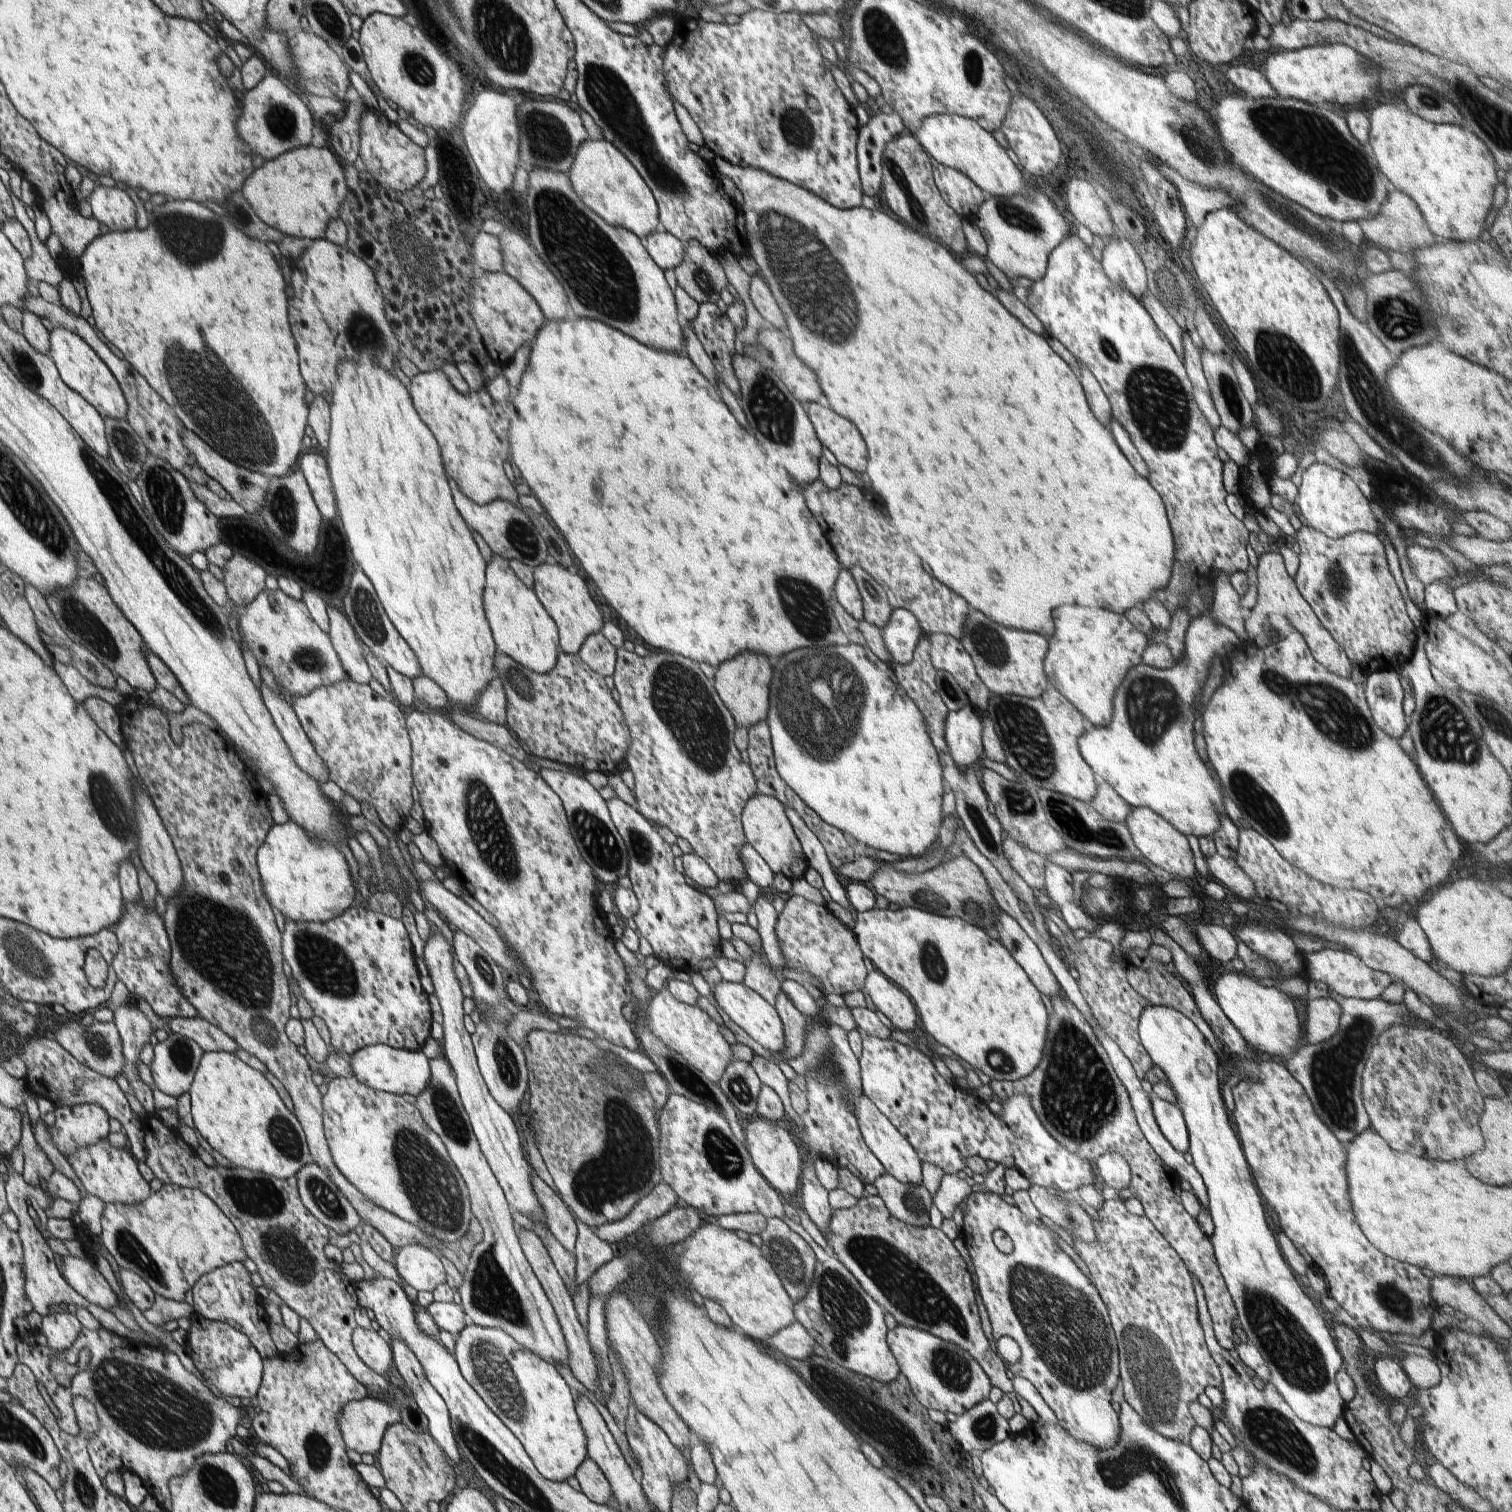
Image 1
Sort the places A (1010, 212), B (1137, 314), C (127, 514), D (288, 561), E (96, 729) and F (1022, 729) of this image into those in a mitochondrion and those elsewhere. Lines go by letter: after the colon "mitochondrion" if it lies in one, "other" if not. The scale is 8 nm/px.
A: mitochondrion
B: other
C: mitochondrion
D: other
E: other
F: mitochondrion

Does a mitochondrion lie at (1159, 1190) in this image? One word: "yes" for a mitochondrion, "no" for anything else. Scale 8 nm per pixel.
no

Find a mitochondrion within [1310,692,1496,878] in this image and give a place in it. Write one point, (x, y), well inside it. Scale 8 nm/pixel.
(1445, 730)

